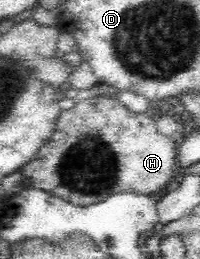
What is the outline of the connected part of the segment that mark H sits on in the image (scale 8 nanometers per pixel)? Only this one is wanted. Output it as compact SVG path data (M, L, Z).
M100 95L78 102L60 114L56 132L52 134L31 164L23 166L22 182L25 188L40 189L63 198L70 204L93 205L121 192L160 196L177 172L176 150L178 138L164 135L156 124L156 117L137 113L124 106L120 99Z

